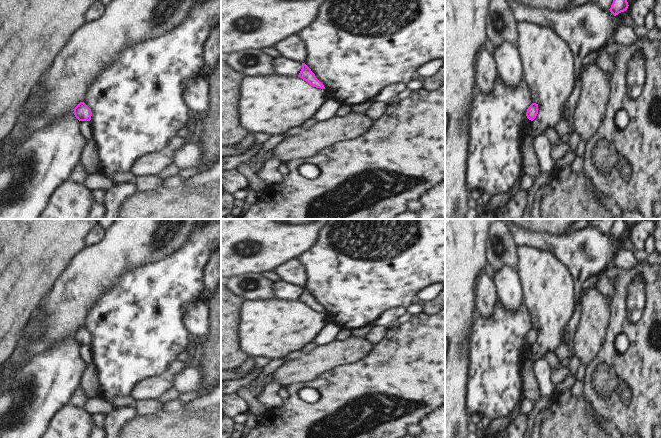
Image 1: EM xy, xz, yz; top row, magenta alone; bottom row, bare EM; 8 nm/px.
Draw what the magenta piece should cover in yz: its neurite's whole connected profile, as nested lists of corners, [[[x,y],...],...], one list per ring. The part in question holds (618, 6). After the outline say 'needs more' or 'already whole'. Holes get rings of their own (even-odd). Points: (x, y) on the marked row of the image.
[[[613,0],[613,3],[609,10],[614,16],[616,16],[621,12],[626,11],[628,6],[629,5],[627,0]]] | already whole

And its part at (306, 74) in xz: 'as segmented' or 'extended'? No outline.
extended

